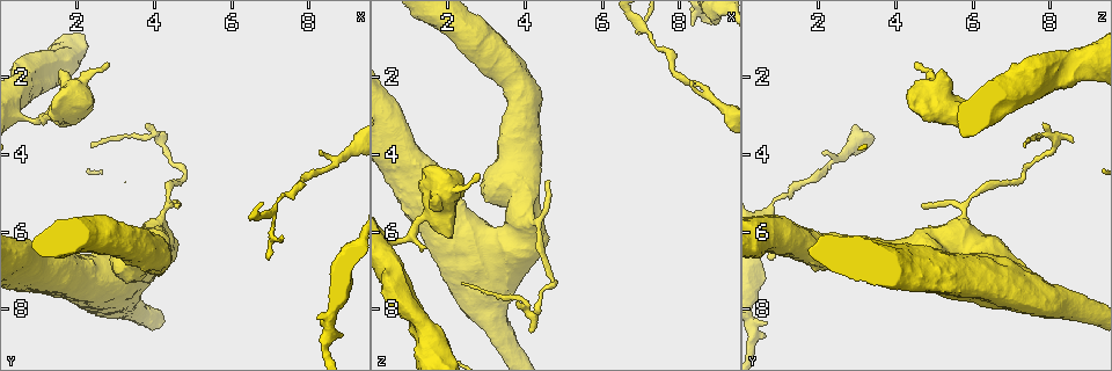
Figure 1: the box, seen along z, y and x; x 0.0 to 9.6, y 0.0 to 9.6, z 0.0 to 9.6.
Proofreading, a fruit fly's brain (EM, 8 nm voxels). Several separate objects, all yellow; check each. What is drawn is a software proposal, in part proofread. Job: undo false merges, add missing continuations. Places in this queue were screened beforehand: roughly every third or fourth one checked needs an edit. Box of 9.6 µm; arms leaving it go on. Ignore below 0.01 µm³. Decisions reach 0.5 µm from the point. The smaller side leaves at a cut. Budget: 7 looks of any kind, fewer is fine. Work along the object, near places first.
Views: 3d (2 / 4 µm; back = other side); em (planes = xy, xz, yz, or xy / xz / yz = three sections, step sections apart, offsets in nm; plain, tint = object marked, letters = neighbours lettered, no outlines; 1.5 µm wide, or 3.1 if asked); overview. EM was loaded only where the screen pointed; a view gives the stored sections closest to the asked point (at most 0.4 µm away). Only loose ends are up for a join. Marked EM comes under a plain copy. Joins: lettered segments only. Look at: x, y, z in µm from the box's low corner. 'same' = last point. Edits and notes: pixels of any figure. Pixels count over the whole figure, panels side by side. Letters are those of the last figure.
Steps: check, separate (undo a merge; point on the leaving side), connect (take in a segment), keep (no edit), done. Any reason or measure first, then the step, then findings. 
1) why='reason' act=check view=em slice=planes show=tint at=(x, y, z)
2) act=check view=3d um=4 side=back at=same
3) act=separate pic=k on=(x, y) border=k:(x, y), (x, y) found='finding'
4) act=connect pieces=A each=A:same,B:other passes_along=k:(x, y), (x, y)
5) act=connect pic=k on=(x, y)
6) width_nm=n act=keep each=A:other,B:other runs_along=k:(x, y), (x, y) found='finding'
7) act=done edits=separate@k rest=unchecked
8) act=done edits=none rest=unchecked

why='sharp bend' act=check view=3d um=4 at=(7.10, 5.50, 0.75)

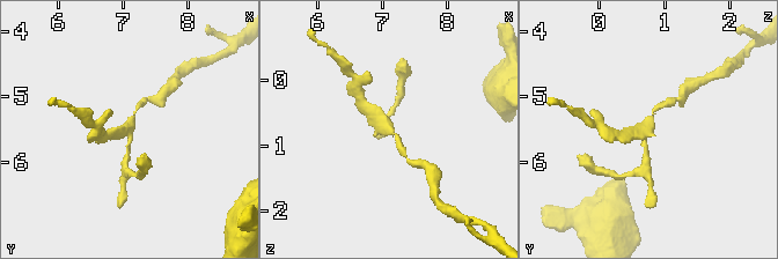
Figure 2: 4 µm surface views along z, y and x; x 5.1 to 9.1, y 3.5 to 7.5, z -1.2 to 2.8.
arms=3 act=check view=em slice=planes show=tint at=(7.10, 5.50, 0.70)

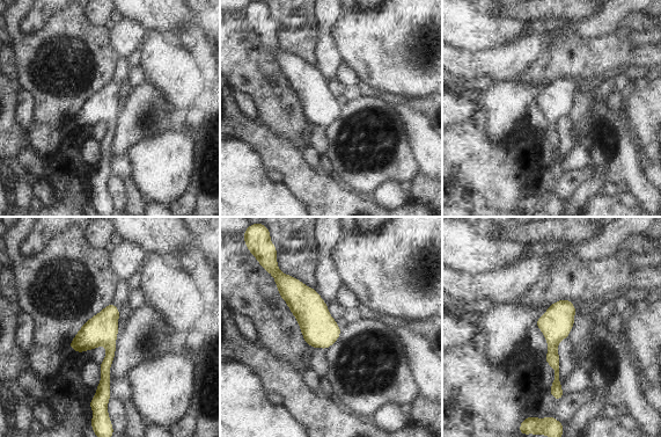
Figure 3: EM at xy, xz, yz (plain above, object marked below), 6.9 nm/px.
why='see the neighbours' act=check view=em slice=planes show=letters at=same

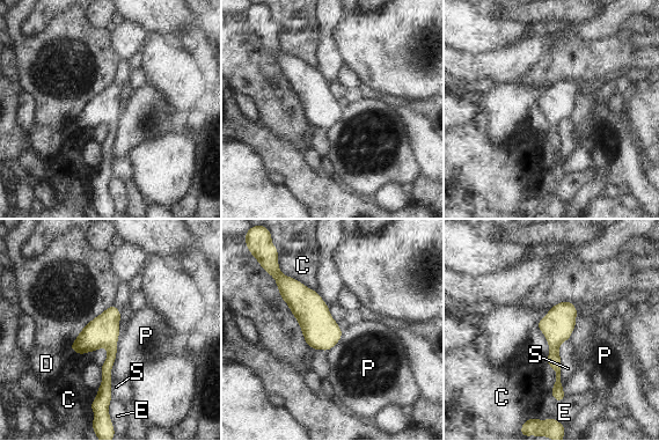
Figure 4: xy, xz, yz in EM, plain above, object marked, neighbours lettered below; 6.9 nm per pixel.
act=keep each=C:other,D:other,E:other,P:other,S:other found='one neuron here'

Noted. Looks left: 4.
why='abrupt turn' act=check view=em slice=planes show=tint at=(0.90, 3.10, 6.25)

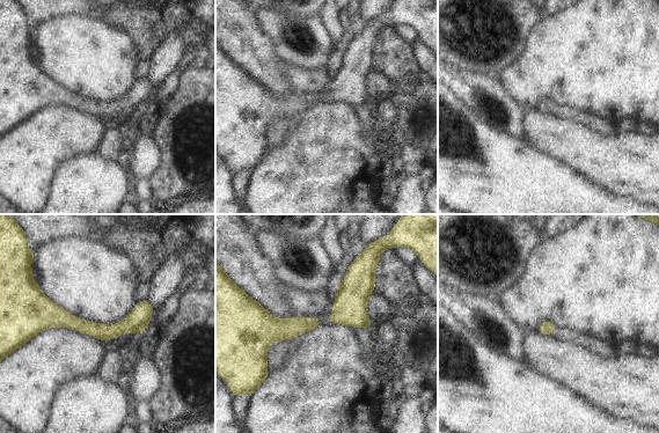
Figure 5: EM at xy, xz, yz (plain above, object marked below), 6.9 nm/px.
why='what lies round it' act=check view=em slice=planes show=letters at=same

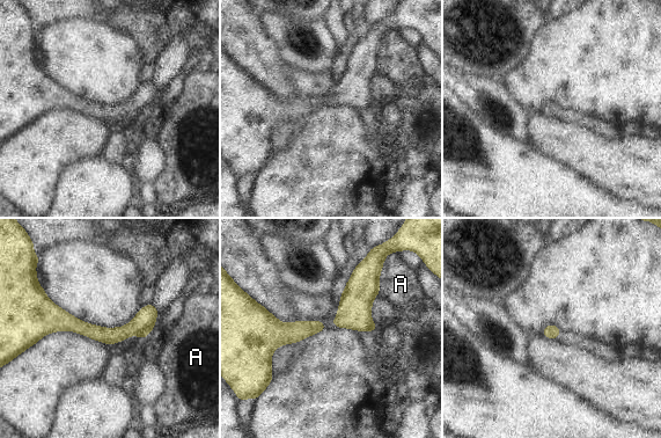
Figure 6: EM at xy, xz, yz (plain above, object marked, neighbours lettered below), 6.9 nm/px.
width_nm=100 act=keep each=A:other border=6:(382, 267), (377, 294) found='all the same neuron'

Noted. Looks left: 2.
why='free end' act=check view=em slice=planes show=letters at=(2.75, 1.75, 4.50)

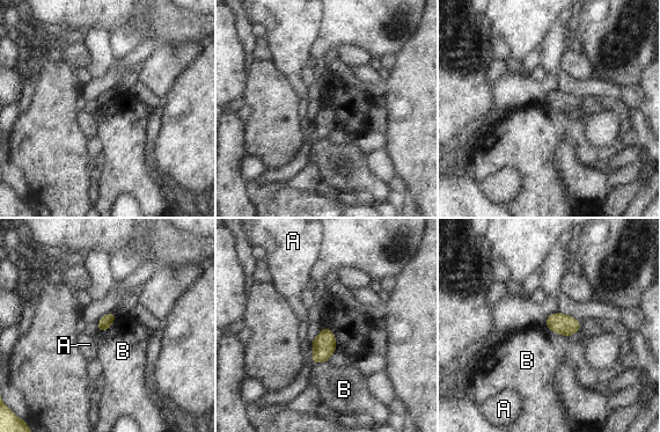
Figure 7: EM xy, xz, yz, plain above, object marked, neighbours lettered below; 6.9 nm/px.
act=keep each=A:other,B:other found='no lettered segment goes on from it'

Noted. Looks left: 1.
act=done edits=none rest=unchecked

